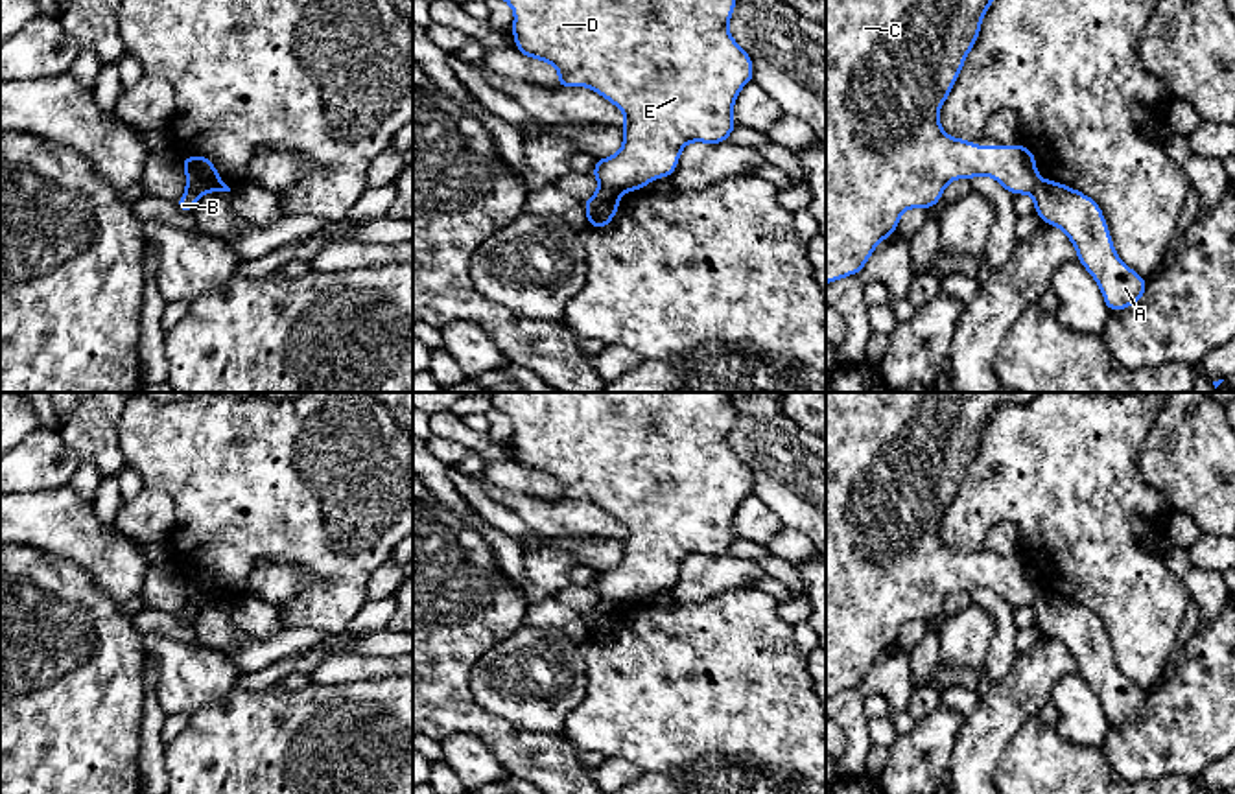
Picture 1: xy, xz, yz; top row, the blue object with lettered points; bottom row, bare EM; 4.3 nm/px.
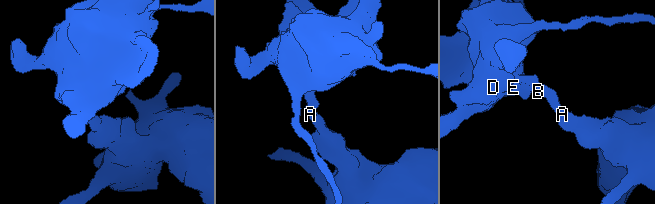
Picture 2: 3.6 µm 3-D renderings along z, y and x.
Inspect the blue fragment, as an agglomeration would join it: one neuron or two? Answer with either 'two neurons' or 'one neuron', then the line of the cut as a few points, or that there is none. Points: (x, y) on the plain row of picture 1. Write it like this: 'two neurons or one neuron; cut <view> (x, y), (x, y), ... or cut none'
two neurons; cut xz (599, 597), (620, 608)

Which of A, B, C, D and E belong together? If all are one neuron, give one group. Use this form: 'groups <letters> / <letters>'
groups A B / C D E

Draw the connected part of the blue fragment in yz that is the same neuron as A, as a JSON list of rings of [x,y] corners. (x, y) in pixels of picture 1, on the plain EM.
[[[1040,591],[1032,604],[1034,625],[1043,636],[1062,641],[1080,678],[1095,691],[1108,724],[1121,724],[1141,713],[1147,691],[1115,665],[1108,636],[1097,613],[1056,593]]]

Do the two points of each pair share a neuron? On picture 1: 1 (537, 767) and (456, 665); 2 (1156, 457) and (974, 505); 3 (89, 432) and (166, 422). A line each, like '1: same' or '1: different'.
1: same
2: different
3: different

